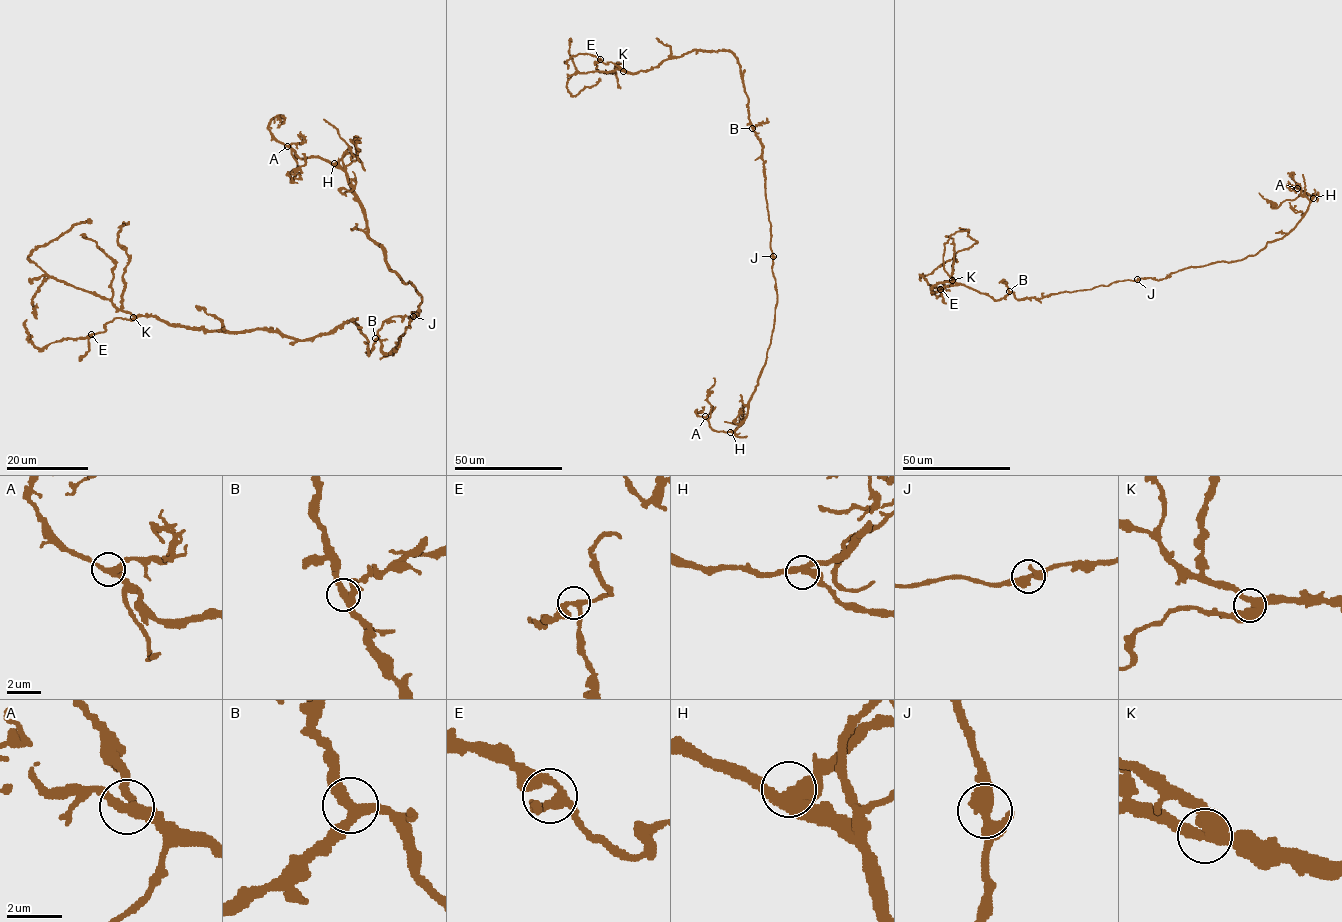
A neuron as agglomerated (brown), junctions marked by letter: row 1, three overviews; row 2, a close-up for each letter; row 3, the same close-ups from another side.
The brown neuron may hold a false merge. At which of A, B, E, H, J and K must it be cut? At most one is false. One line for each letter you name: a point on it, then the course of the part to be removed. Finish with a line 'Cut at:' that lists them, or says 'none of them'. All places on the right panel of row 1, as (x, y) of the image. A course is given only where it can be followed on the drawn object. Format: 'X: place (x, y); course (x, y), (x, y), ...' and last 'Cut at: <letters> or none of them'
Cut at: none of them

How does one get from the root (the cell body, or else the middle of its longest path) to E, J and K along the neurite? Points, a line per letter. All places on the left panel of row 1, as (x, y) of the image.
E: (399, 340), (384, 352), (377, 339), (369, 354), (352, 321), (294, 340), (144, 316), (91, 334)
J: (399, 340), (405, 328), (410, 327), (408, 317), (414, 316)
K: (399, 340), (384, 352), (377, 339), (369, 354), (352, 321), (294, 340), (133, 317)

